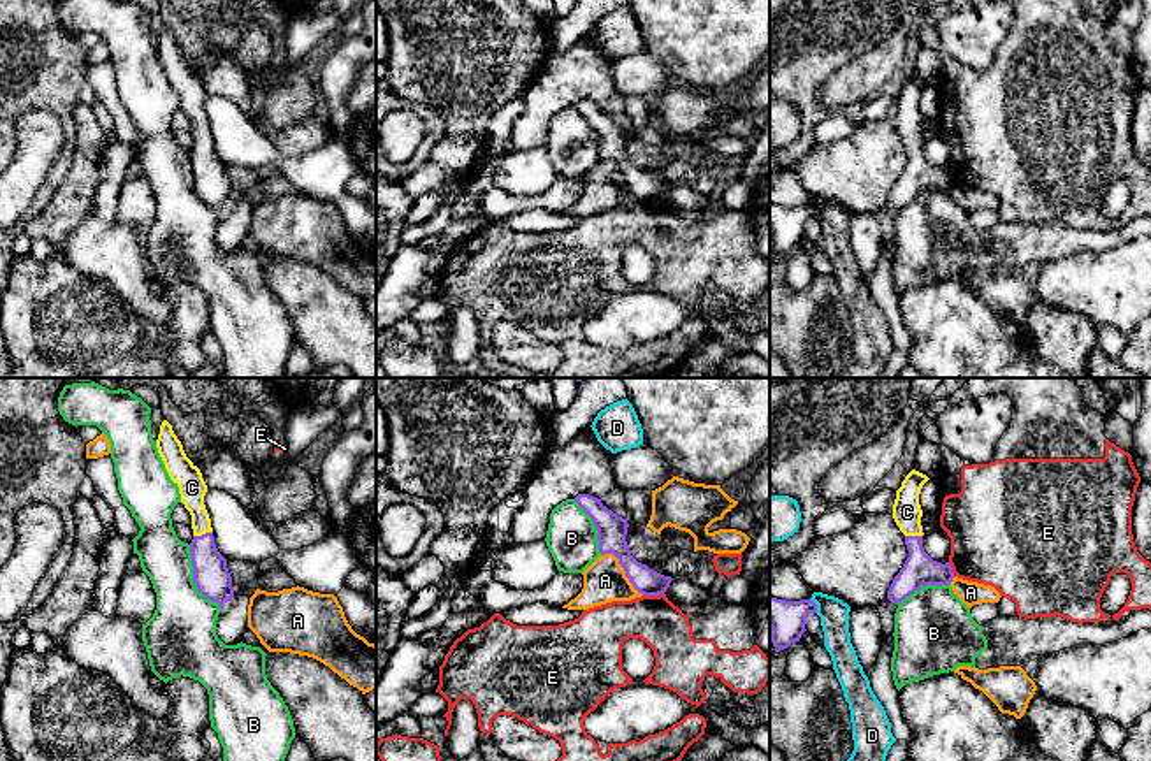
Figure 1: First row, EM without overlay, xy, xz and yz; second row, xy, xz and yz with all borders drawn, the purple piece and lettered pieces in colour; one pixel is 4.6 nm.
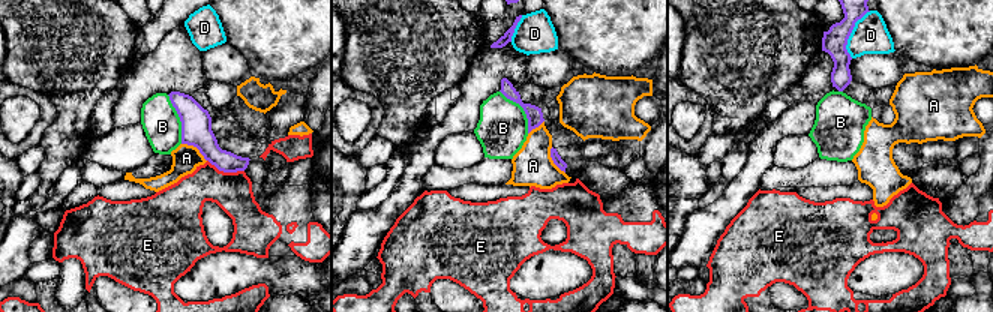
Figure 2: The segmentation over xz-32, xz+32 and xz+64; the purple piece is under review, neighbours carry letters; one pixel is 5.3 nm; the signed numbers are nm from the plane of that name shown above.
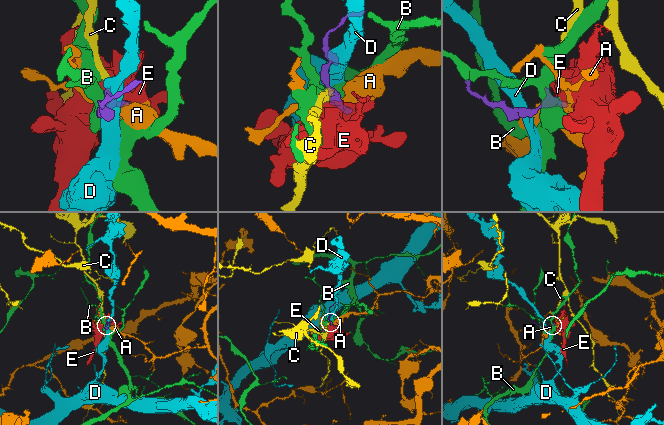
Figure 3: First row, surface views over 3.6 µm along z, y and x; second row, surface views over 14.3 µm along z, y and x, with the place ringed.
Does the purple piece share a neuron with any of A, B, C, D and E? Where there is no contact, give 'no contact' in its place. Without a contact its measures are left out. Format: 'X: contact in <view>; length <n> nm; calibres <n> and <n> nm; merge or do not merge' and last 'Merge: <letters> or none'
A: contact in xz; length 280 nm; calibres 140 and 200 nm; do not merge
B: contact in xy; length 320 nm; calibres 170 and 300 nm; do not merge
C: contact in yz; length 100 nm; calibres 150 and 130 nm; merge
D: contact in yz; length 80 nm; calibres 170 and 140 nm; do not merge
E: contact in xz; length 100 nm; calibres 120 and 220 nm; do not merge
Merge: C

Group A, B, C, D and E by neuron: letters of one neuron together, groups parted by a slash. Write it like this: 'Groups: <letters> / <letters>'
Groups: A / B / C / D / E

